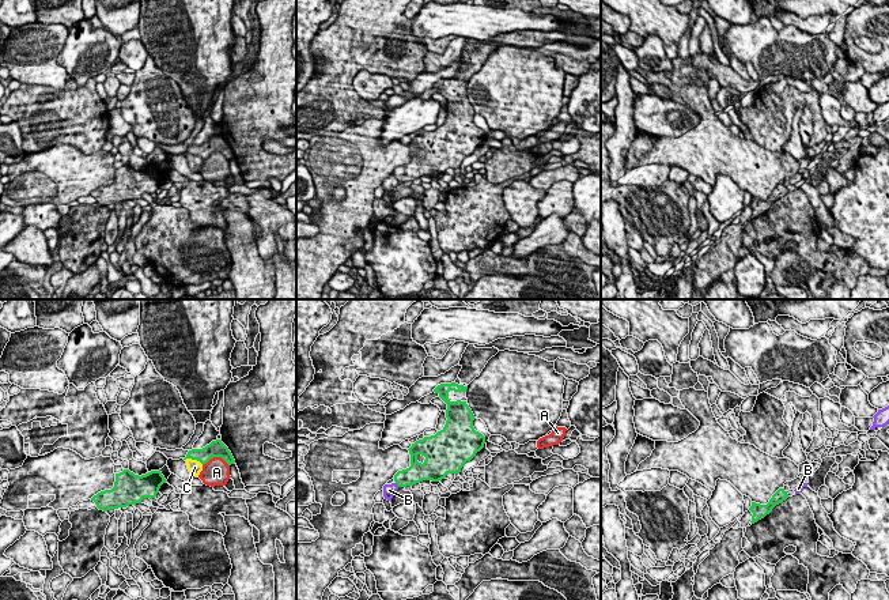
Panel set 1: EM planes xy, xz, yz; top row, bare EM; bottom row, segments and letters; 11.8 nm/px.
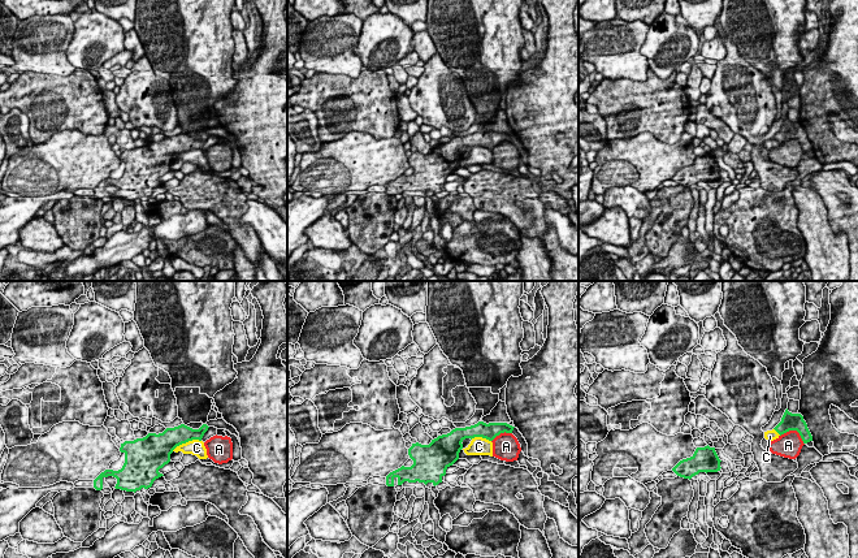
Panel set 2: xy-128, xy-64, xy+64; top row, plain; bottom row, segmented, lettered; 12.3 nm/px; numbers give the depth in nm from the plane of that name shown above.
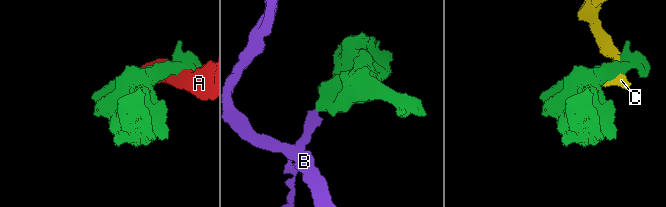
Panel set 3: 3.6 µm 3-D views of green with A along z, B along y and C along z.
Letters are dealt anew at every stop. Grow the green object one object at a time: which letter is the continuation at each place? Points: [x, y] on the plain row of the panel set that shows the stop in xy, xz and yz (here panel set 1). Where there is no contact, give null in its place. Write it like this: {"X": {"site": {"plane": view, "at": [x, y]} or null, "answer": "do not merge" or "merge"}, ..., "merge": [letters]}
{"A": {"site": {"plane": "xy", "at": [215, 151]}, "answer": "do not merge"}, "B": {"site": {"plane": "xz", "at": [397, 180]}, "answer": "do not merge"}, "C": {"site": {"plane": "xy", "at": [195, 154]}, "answer": "do not merge"}, "merge": []}

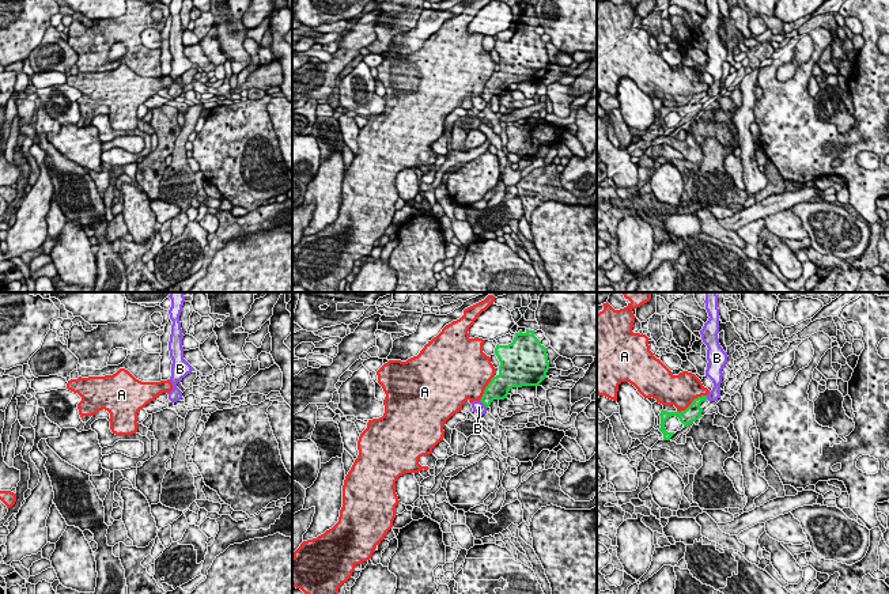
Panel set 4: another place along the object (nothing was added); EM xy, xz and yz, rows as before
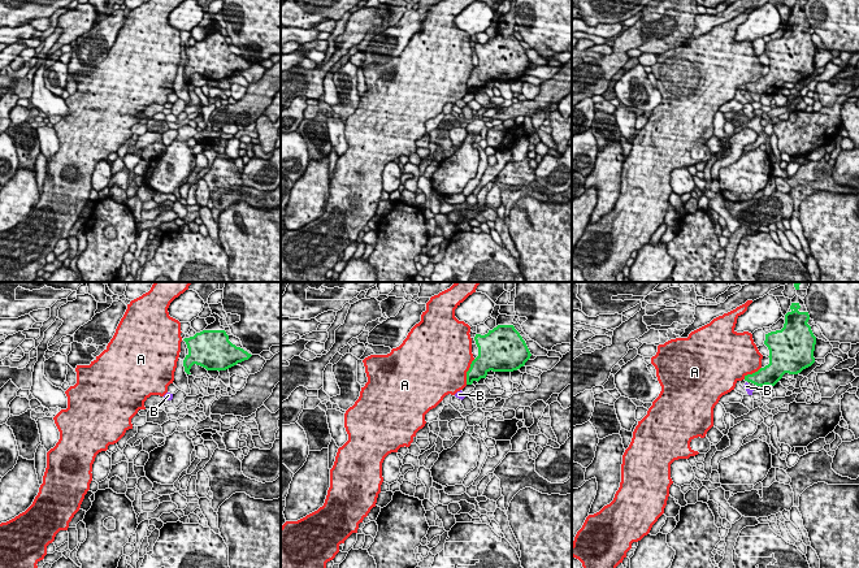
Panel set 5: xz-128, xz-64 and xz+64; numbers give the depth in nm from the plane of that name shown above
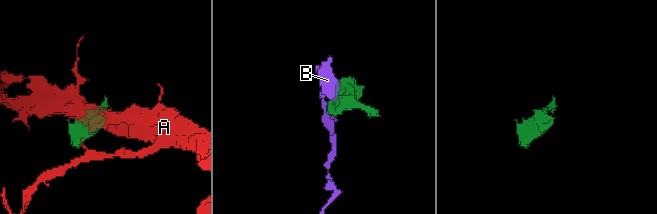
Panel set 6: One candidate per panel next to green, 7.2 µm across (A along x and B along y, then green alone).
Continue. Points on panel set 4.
{"A": {"site": {"plane": "yz", "at": [692, 98]}, "answer": "do not merge"}, "B": {"site": {"plane": "xz", "at": [484, 99]}, "answer": "do not merge"}, "merge": []}

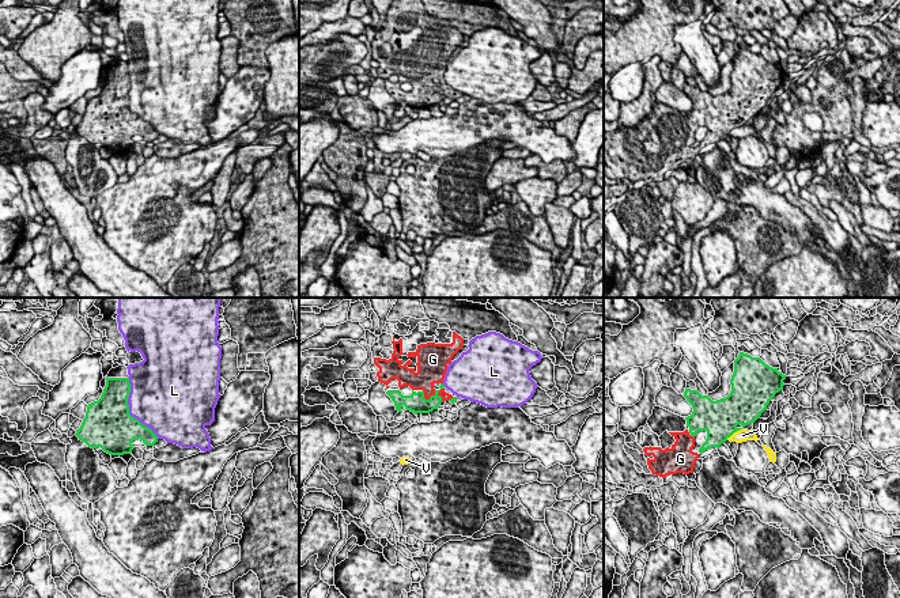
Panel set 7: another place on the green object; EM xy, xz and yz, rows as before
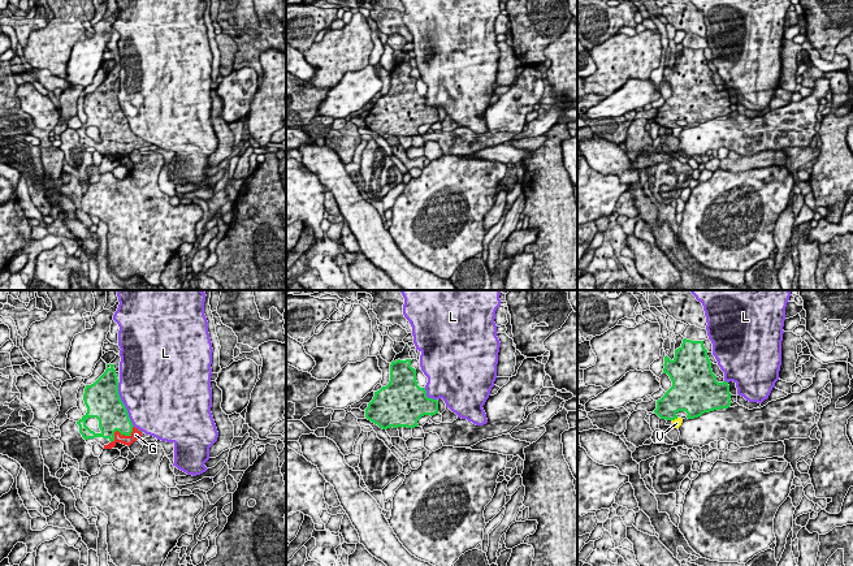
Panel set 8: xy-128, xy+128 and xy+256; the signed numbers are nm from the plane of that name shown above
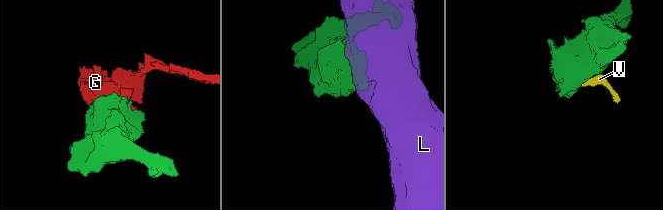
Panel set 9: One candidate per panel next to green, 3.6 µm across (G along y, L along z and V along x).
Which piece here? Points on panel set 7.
{"G": {"site": {"plane": "xz", "at": [433, 91]}, "answer": "merge"}, "L": {"site": {"plane": "xy", "at": [128, 106]}, "answer": "do not merge"}, "V": {"site": {"plane": "yz", "at": [733, 128]}, "answer": "do not merge"}, "merge": ["G"]}

